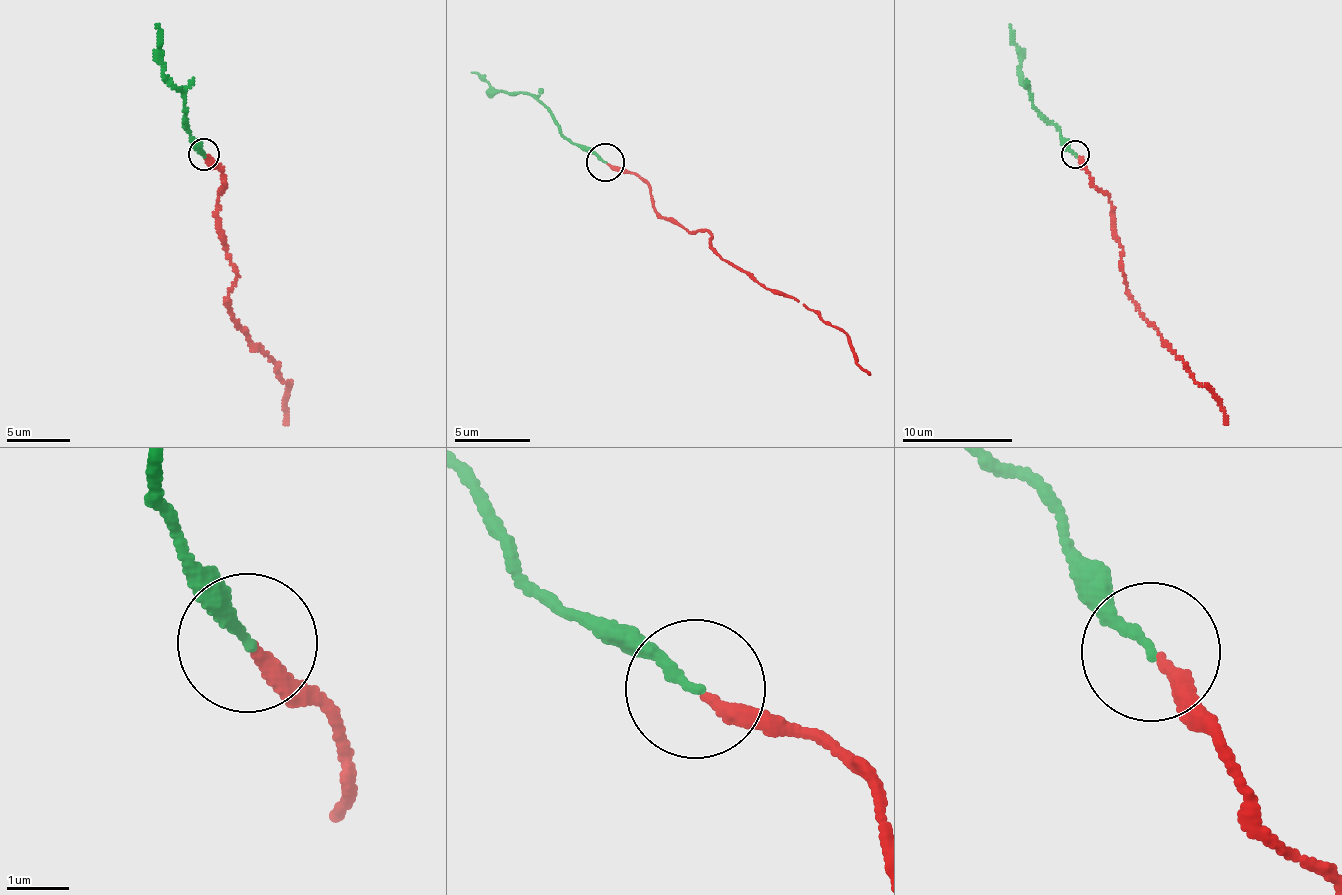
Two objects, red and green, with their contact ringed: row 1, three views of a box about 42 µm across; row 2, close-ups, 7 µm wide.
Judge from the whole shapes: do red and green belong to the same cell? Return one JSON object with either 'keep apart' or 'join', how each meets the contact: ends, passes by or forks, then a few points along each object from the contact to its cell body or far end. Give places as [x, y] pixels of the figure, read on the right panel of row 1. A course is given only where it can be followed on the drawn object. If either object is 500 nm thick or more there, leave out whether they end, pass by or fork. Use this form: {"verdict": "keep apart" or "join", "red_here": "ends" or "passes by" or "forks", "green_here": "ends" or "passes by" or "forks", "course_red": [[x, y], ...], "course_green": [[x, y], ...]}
{"verdict": "join", "red_here": "ends", "green_here": "ends", "course_red": [[1076, 154], [1109, 197], [1112, 229], [1123, 249], [1129, 299], [1191, 377], [1205, 386], [1228, 424]], "course_green": [[1076, 154], [1032, 105], [1032, 94], [1024, 87], [1020, 69], [1020, 50], [1009, 24]]}

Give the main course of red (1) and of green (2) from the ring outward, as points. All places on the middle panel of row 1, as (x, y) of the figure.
1: (605, 163), (645, 181), (652, 207), (667, 218), (689, 233), (709, 232), (715, 250), (829, 321), (871, 375)
2: (605, 163), (559, 132), (545, 106), (527, 95), (502, 93), (472, 73)

